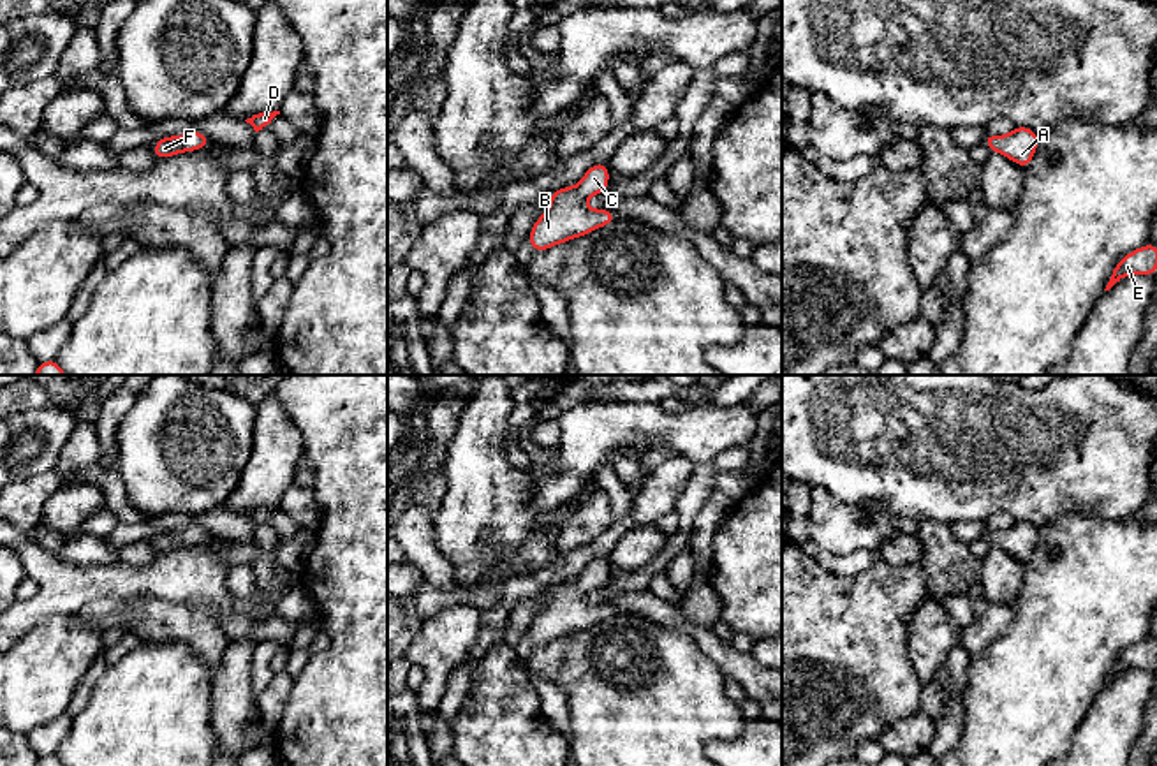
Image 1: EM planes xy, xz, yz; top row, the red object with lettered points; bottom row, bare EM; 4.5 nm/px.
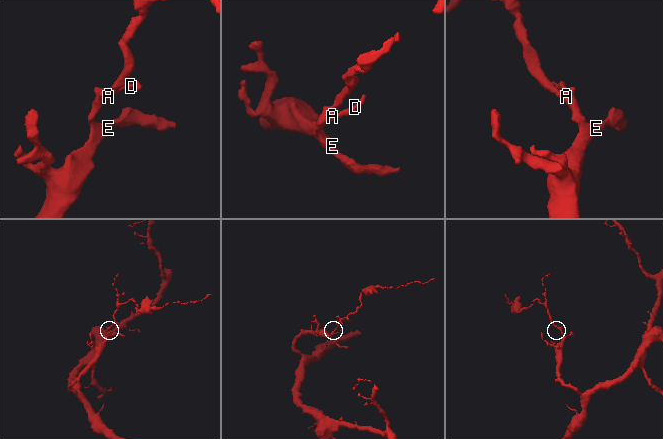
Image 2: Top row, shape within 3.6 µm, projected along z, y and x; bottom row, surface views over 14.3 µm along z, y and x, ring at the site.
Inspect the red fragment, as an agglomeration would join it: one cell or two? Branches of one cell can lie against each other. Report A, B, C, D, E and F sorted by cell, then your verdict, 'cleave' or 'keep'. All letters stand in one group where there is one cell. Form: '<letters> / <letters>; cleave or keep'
A B C D E F; keep

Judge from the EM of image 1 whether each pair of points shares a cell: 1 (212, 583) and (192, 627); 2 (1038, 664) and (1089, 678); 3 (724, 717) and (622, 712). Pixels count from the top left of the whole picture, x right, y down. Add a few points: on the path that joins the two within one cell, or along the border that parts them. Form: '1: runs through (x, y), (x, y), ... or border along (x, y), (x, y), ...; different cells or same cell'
1: border along (155, 597), (189, 606); different cells
2: runs through (1050, 664), (1076, 666); same cell
3: runs through (700, 712), (647, 712); same cell

